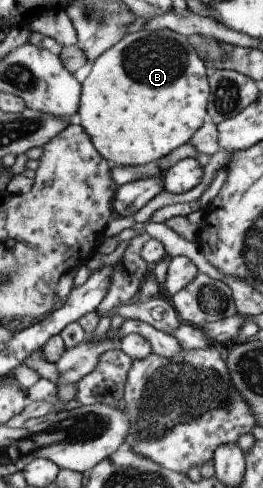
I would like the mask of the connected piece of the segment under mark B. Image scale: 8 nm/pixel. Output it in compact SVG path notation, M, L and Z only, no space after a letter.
M140 28L135 32L124 34L118 43L104 50L93 61L90 72L81 83L75 122L78 123L85 131L85 134L88 135L94 149L100 154L100 157L103 157L106 161L112 161L116 166L141 166L151 161L158 161L167 153L170 153L178 146L189 141L196 129L198 129L207 118L207 97L209 94L209 83L207 80L209 71L205 69L204 62L193 47L194 43L189 40L188 36L172 31L171 29L154 29L148 31L144 28Z

